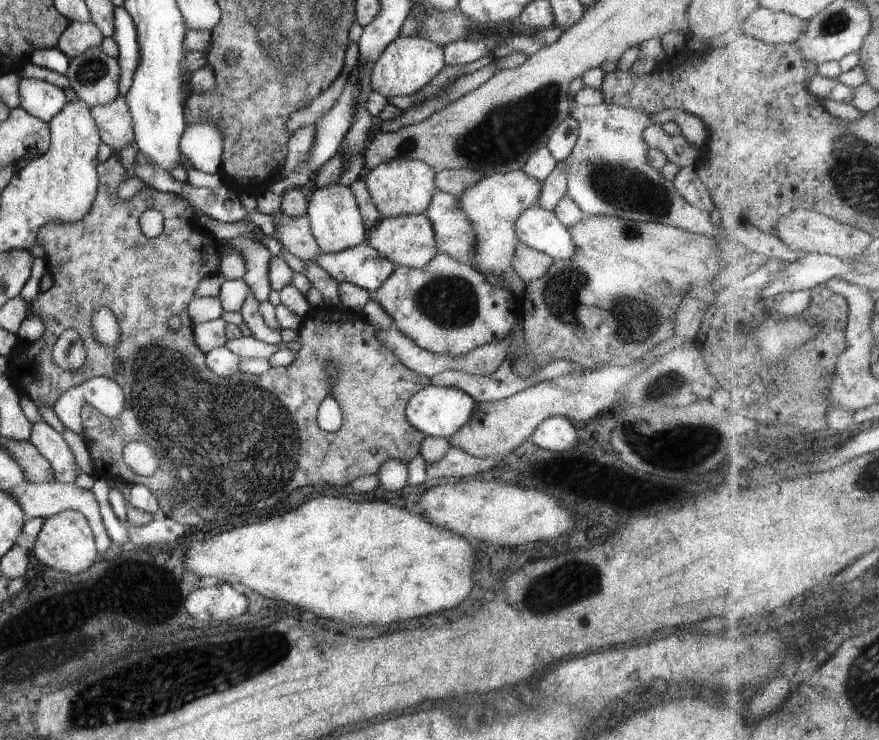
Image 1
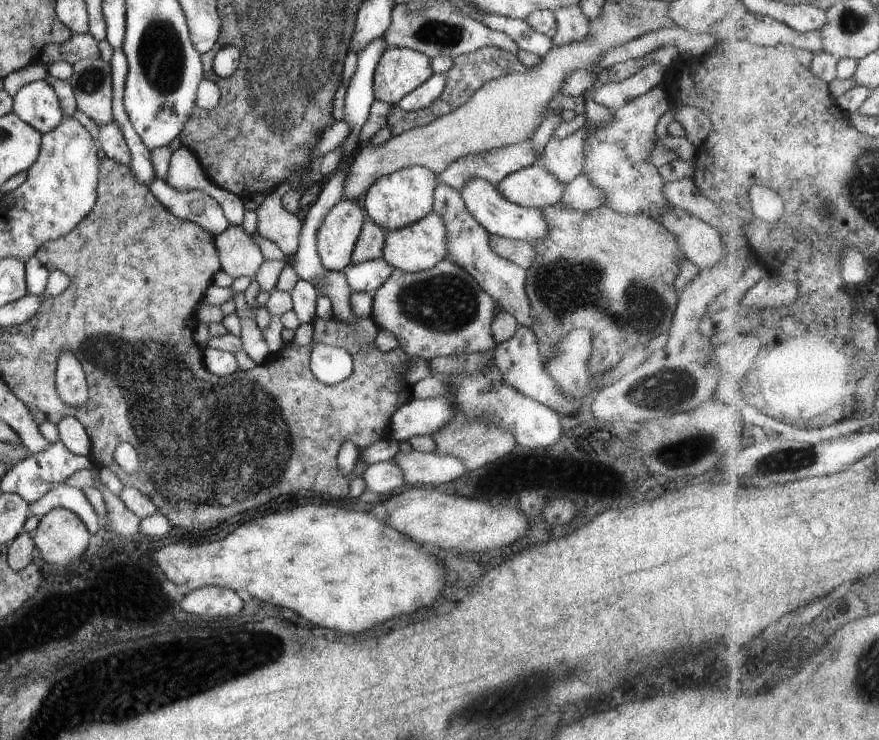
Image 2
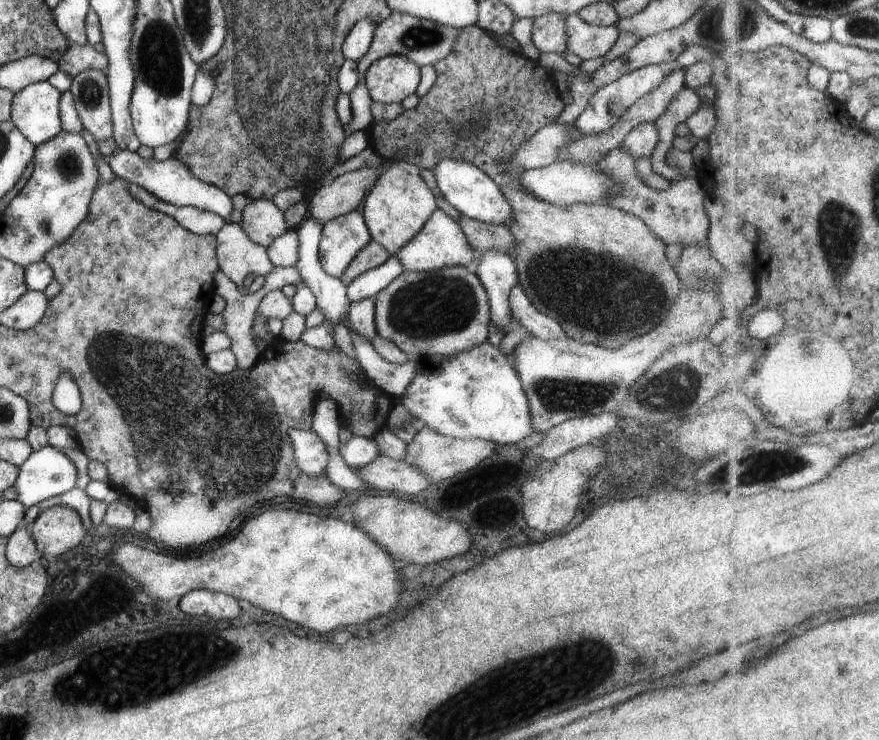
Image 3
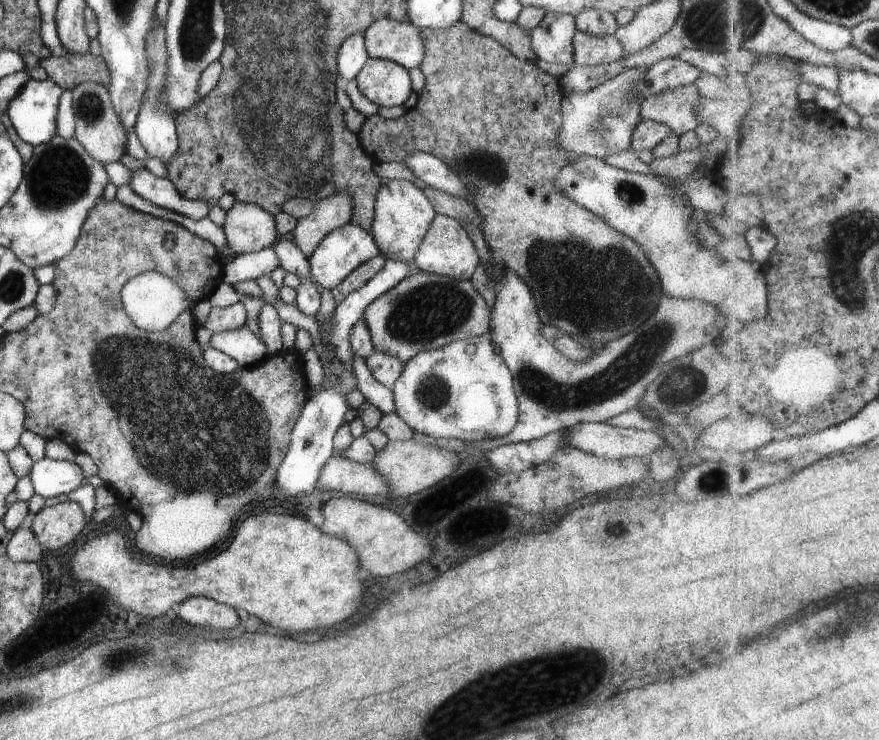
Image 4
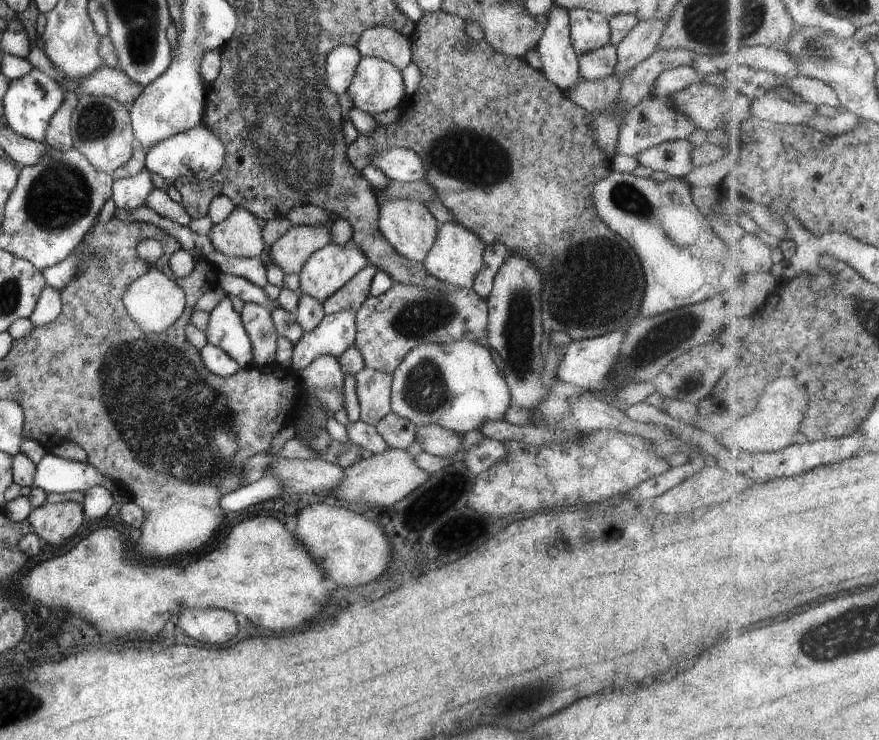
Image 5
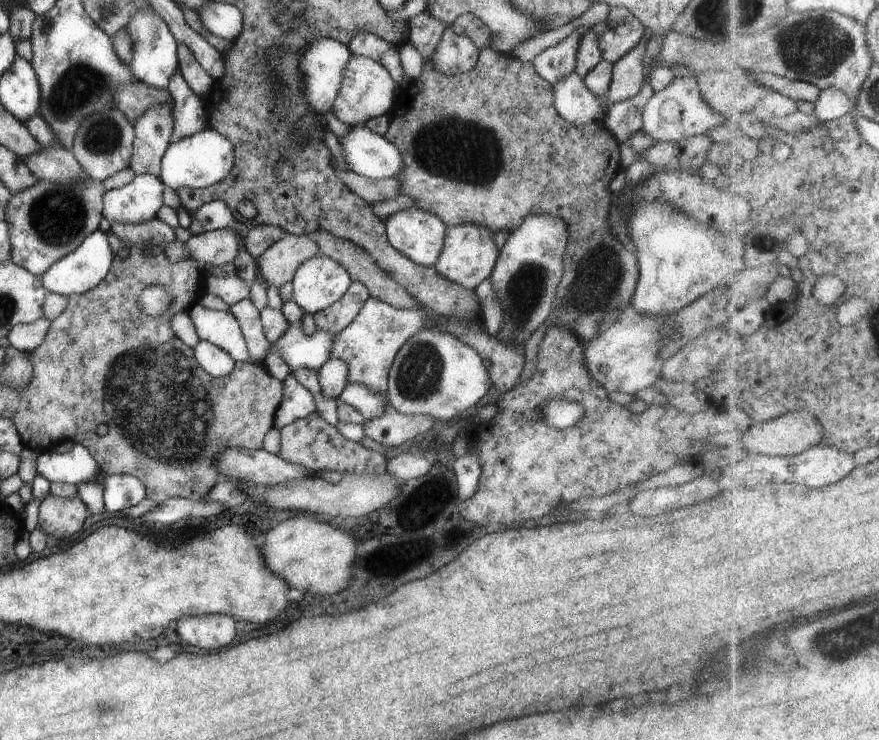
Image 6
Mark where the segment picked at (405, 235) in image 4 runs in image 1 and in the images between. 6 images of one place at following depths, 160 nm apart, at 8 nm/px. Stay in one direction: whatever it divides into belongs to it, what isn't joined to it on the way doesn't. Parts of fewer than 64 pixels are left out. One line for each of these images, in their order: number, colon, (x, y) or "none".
1: (397, 187)
2: (398, 199)
3: (399, 202)

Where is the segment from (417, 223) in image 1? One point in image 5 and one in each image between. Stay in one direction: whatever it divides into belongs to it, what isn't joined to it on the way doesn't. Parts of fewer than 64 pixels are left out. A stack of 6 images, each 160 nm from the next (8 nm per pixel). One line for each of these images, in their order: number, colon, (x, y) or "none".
2: (419, 246)
3: (439, 243)
4: (446, 249)
5: (455, 256)

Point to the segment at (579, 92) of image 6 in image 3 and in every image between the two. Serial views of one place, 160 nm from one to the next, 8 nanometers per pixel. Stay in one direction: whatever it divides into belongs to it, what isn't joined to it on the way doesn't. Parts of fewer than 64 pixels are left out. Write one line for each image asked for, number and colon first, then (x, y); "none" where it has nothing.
3: (547, 34)
4: (551, 41)
5: (559, 62)

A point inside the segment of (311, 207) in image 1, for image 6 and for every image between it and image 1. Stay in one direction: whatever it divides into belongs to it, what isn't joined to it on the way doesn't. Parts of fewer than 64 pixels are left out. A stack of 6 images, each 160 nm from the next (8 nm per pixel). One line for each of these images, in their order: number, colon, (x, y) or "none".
2: (335, 238)
3: (341, 237)
4: (338, 253)
5: (327, 269)
6: (318, 282)

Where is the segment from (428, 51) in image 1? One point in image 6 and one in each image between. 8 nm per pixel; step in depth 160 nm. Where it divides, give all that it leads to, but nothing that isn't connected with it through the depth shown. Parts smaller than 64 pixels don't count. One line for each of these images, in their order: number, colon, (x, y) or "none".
2: (399, 70)
3: (389, 79)
4: (383, 82)
5: (376, 86)
6: (366, 90)

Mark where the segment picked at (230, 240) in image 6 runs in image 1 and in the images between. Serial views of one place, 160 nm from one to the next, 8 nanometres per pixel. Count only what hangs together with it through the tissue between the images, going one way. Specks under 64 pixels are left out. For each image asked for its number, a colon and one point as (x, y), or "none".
1: (293, 233)
2: (274, 223)
3: (261, 221)
4: (247, 227)
5: (239, 235)

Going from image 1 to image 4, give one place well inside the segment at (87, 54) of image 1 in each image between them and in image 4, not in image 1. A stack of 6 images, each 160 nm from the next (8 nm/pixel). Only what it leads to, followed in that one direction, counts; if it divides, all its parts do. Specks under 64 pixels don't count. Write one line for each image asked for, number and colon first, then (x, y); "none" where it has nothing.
2: (90, 80)
3: (89, 89)
4: (97, 127)

